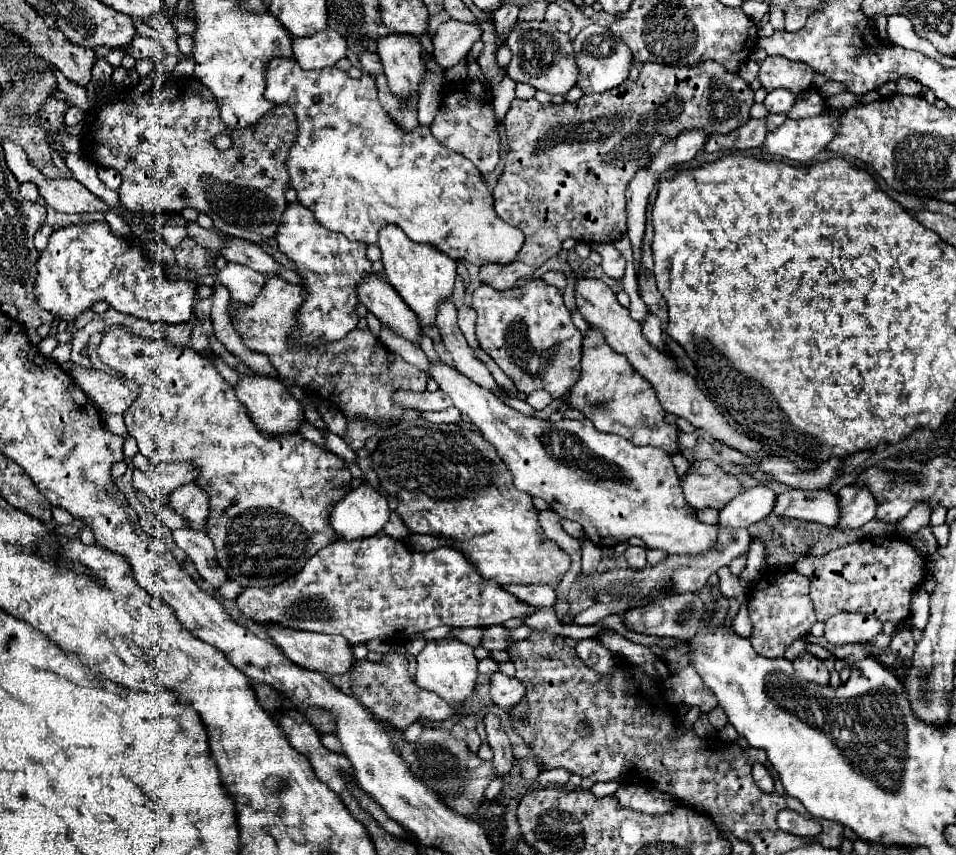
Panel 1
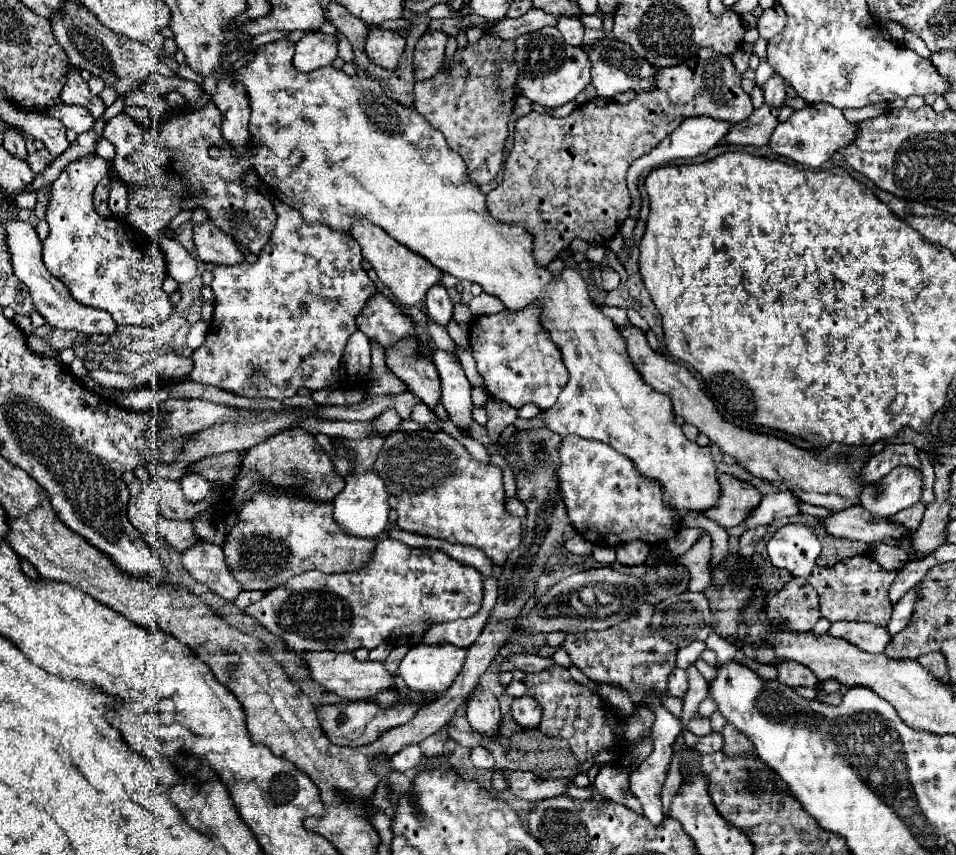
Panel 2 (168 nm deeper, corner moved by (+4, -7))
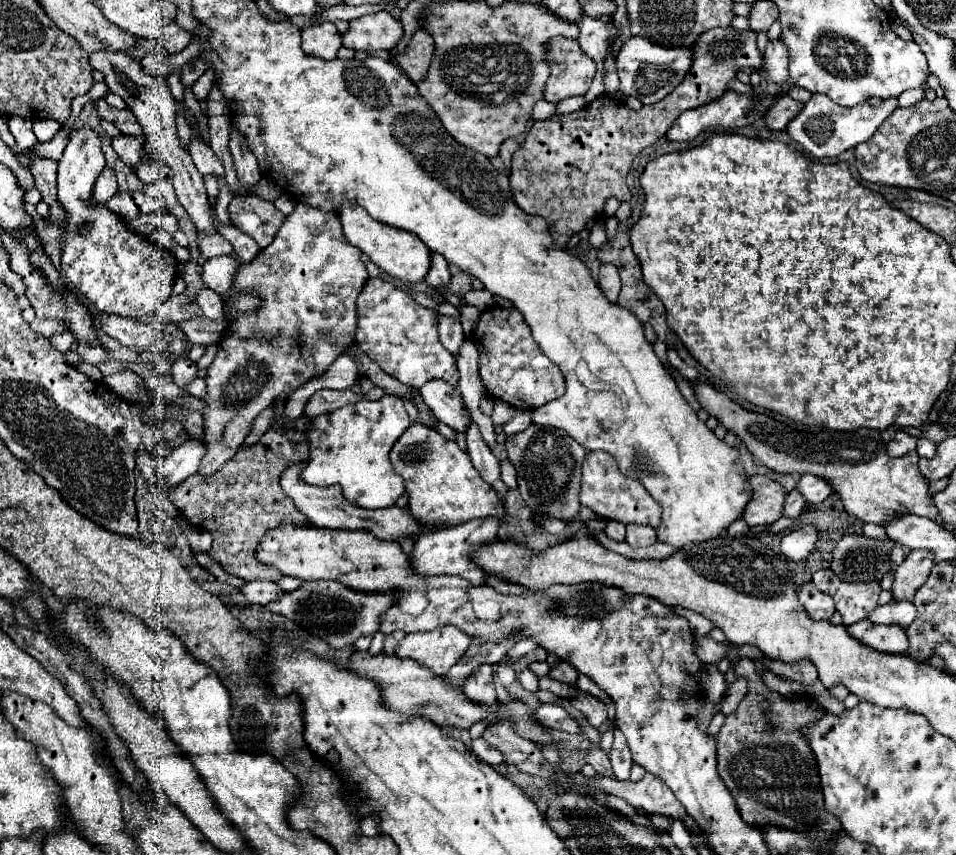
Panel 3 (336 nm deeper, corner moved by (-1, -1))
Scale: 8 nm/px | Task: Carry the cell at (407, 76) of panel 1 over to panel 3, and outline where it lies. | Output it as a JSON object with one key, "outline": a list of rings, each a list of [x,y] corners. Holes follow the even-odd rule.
{"outline":[[[377,12],[361,16],[349,22],[349,32],[343,36],[343,46],[357,52],[377,54],[381,50],[391,50],[403,36],[401,22],[387,12]]]}

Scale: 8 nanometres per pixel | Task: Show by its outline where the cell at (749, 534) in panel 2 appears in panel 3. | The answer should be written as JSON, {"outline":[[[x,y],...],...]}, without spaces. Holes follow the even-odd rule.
{"outline":[[[791,490],[789,494],[787,494],[787,500],[785,500],[785,506],[783,506],[783,516],[787,516],[787,518],[797,518],[799,514],[801,514],[801,510],[803,510],[803,498],[795,492],[795,490]]]}

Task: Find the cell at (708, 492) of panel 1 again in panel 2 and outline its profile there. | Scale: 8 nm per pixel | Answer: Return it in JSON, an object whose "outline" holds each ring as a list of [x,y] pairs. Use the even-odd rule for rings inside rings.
{"outline":[[[720,474],[720,484],[720,500],[714,508],[710,508],[710,512],[706,512],[706,516],[716,520],[722,528],[738,526],[760,504],[762,494],[752,482],[742,482],[728,474]]]}

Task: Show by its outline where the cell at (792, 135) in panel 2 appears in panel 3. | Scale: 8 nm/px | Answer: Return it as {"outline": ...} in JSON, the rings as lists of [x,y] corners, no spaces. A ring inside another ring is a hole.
{"outline":[[[813,94],[811,100],[799,110],[799,114],[787,124],[787,134],[793,142],[797,142],[813,158],[835,158],[837,154],[869,140],[873,136],[875,128],[879,128],[881,122],[895,108],[897,108],[895,98],[885,100],[879,108],[873,108],[867,102],[863,102],[859,106],[853,106],[853,108],[845,108],[845,106],[839,106],[839,104],[831,102],[823,94]]]}

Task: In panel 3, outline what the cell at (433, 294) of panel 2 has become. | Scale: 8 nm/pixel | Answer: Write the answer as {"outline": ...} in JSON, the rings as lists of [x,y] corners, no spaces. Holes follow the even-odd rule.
{"outline":[[[431,254],[431,272],[425,276],[425,282],[435,290],[437,294],[437,302],[445,302],[445,294],[443,294],[443,286],[447,286],[451,274],[449,274],[449,264],[445,262],[443,256],[439,254]]]}

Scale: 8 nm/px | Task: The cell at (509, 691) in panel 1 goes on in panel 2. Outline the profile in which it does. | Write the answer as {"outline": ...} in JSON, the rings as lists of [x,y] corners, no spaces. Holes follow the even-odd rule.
{"outline":[[[532,696],[516,698],[512,704],[512,718],[522,728],[538,728],[542,720],[542,706]]]}

